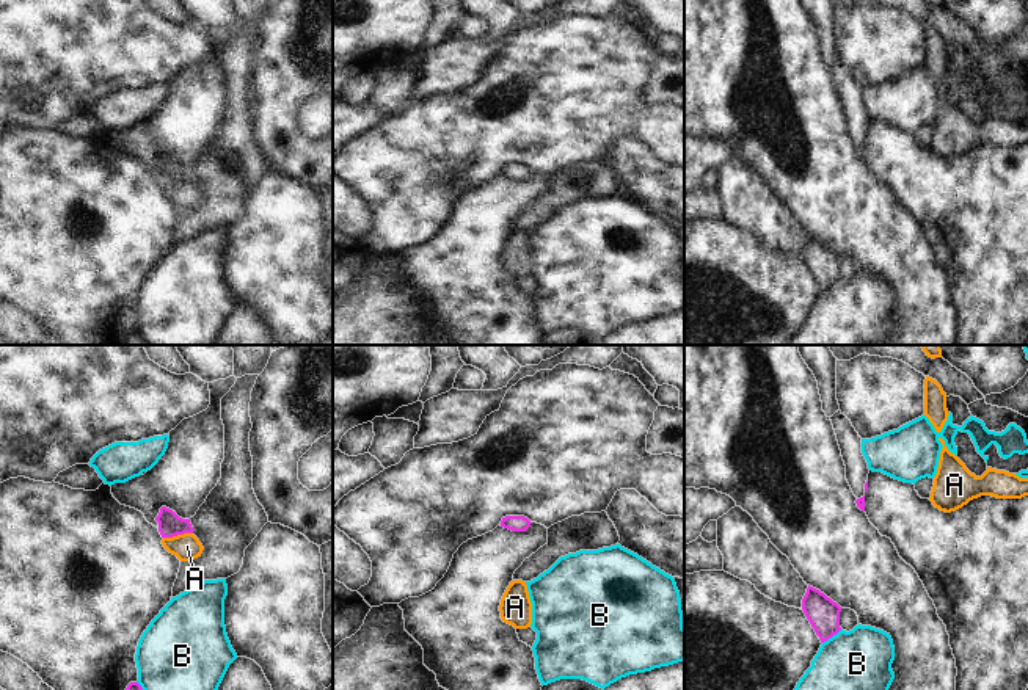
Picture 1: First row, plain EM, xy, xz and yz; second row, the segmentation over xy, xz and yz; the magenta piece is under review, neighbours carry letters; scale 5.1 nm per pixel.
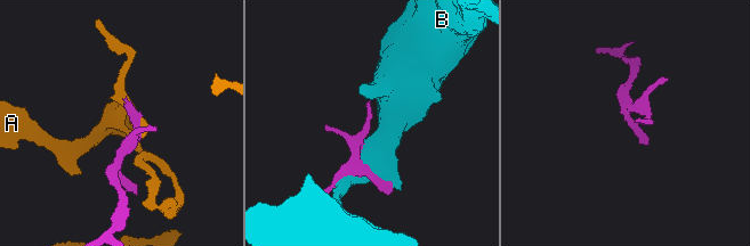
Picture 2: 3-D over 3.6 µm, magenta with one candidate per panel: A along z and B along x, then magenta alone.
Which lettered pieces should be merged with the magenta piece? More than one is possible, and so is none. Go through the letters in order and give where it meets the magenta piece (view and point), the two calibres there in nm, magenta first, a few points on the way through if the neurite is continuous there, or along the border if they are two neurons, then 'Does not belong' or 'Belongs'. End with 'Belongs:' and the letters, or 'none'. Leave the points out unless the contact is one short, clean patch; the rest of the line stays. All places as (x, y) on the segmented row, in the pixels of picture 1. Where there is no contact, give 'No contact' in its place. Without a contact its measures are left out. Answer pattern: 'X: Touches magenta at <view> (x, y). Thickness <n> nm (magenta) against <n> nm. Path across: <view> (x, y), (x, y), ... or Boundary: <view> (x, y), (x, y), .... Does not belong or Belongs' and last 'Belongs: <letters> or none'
A: Touches magenta at xy (178, 533). Thickness 120 nm (magenta) against 140 nm. Boundary: xy (192, 532), (164, 538). Does not belong
B: Touches magenta at yz (832, 635). Thickness 160 nm (magenta) against 320 nm. Does not belong
Belongs: none

